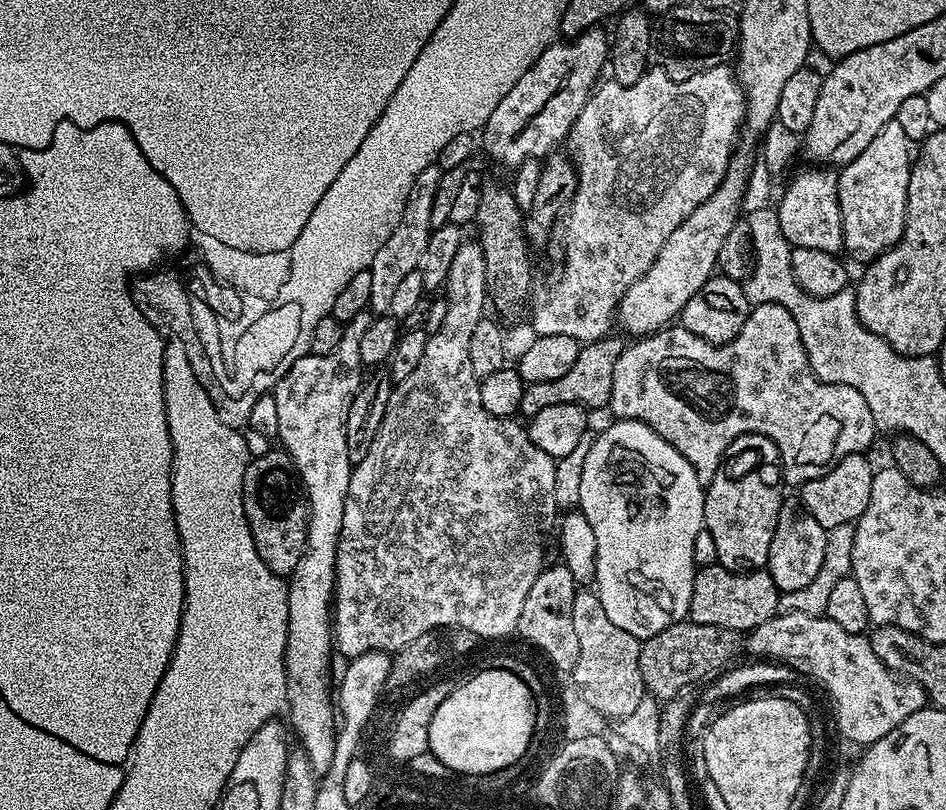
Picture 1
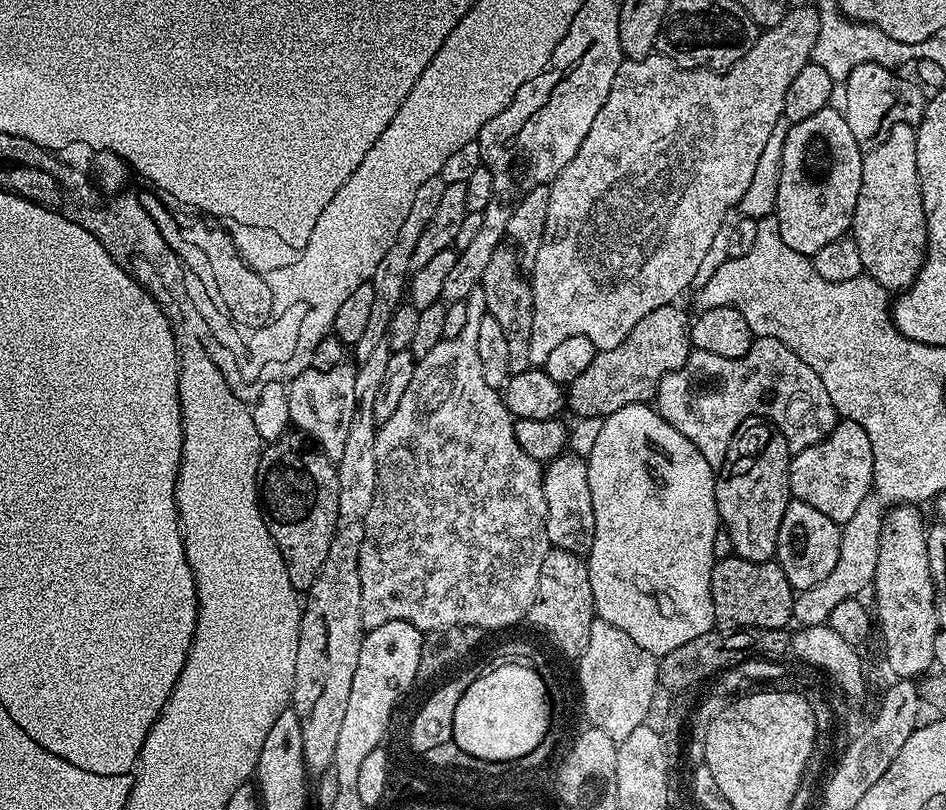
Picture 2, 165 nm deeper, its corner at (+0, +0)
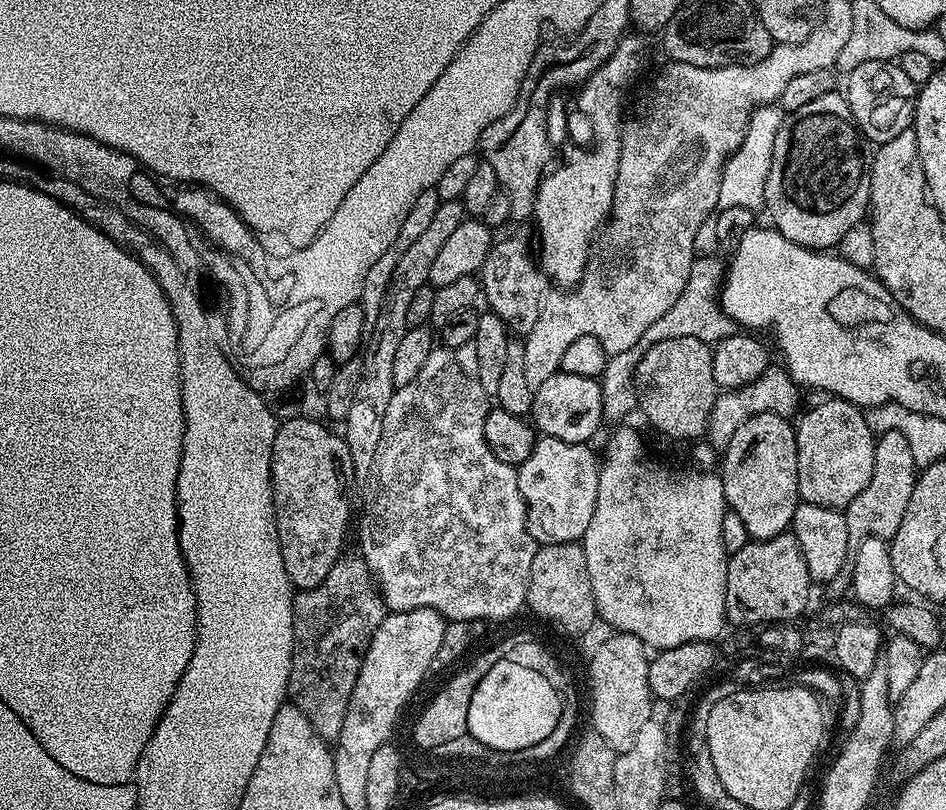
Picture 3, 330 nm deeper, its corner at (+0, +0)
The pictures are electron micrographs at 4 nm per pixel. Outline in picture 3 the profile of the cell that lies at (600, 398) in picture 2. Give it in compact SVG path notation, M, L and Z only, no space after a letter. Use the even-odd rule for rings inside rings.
M674 338L652 344L642 354L636 368L636 396L639 411L664 436L672 440L692 440L703 437L708 430L708 419L714 410L718 389L714 382L713 345L698 338Z

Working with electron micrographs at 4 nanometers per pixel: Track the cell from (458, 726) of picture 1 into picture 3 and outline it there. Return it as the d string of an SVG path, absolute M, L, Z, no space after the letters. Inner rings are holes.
M501 664L499 668L490 666L486 678L482 678L480 690L473 700L471 711L471 724L476 736L501 748L520 747L523 744L530 744L533 740L540 739L544 733L549 732L557 716L557 701L540 674L529 671L529 667L519 668L514 664Z

